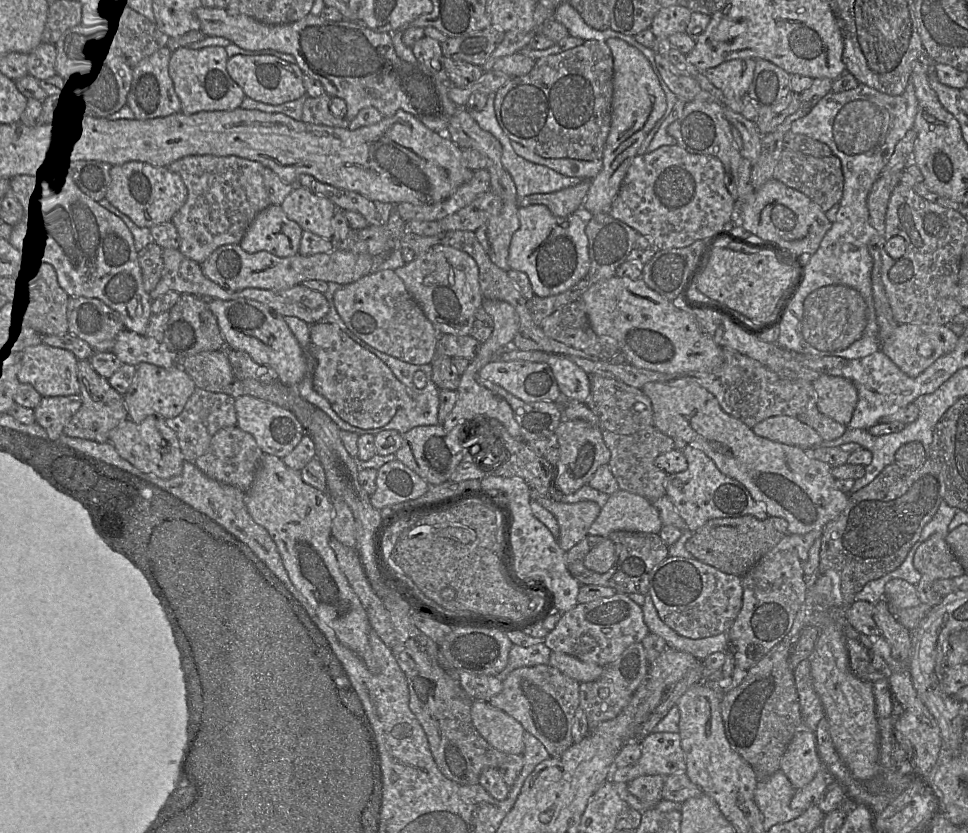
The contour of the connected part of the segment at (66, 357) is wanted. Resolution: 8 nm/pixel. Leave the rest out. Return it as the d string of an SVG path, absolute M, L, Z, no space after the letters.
M45 343L29 352L26 362L37 368L34 389L42 397L58 397L80 394L78 359L70 351Z

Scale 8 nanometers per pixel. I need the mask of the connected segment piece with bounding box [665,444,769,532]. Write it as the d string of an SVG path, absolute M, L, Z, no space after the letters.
M687 444L682 453L688 467L683 472L667 475L665 490L690 531L696 531L708 520L715 518L753 515L763 520L769 516L765 507L752 498L748 489L739 481L723 474L701 448Z

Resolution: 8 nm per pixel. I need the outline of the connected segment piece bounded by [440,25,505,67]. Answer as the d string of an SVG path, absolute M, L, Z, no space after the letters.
M492 25L468 36L447 38L441 44L444 57L482 66L501 43L505 32Z

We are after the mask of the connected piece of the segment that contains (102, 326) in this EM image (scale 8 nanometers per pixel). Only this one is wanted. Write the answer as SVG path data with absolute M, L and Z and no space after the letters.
M96 298L71 299L69 333L87 342L95 352L112 352L118 334L125 329L121 315Z

